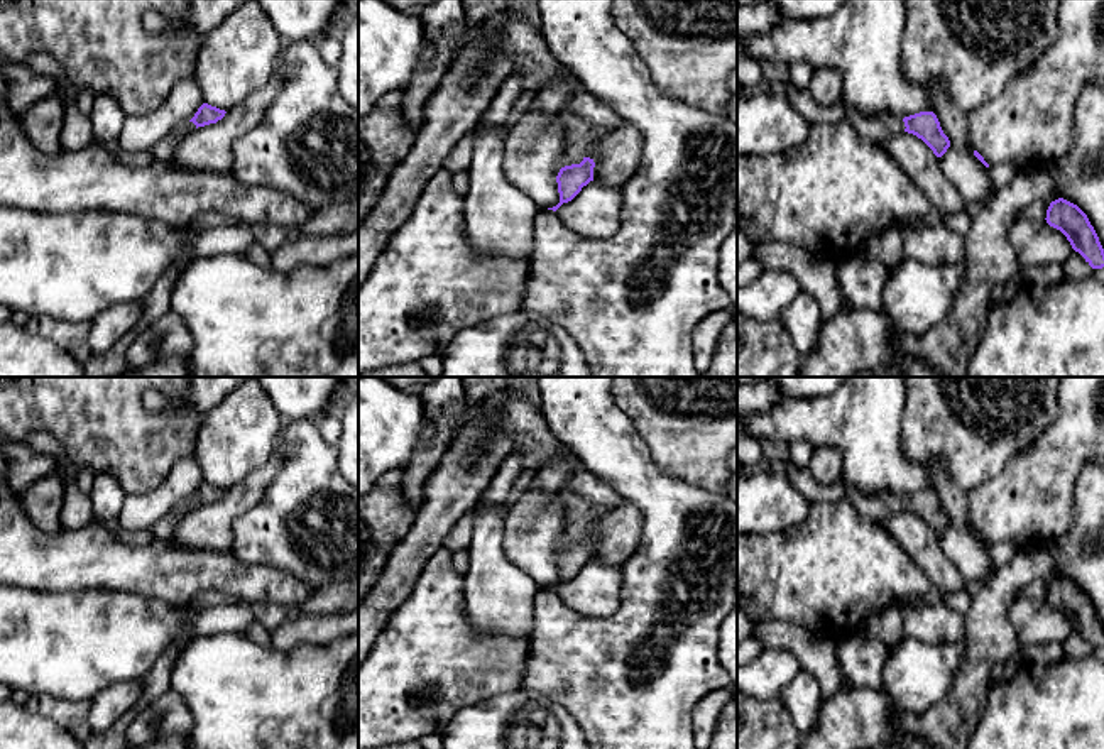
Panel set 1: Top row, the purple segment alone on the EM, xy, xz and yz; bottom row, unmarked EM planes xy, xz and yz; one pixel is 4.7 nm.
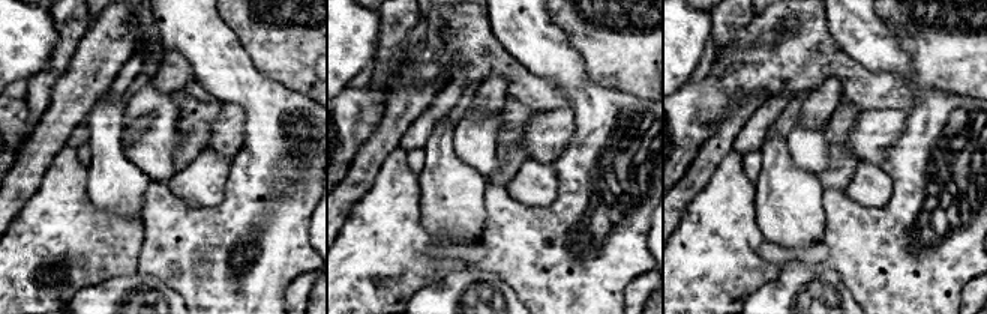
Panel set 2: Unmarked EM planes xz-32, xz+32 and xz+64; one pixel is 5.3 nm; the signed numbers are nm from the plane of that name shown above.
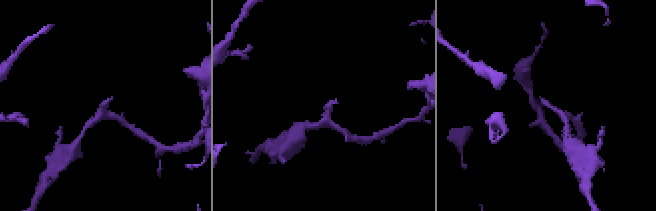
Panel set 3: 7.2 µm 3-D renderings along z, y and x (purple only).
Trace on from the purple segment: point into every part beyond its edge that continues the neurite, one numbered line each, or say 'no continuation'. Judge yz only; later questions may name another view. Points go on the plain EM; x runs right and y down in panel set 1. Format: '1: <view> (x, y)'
1: yz (876, 508)

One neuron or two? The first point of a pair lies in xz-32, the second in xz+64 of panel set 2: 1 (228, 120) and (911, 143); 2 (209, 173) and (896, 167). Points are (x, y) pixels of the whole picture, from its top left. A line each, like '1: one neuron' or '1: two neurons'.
1: two neurons
2: two neurons

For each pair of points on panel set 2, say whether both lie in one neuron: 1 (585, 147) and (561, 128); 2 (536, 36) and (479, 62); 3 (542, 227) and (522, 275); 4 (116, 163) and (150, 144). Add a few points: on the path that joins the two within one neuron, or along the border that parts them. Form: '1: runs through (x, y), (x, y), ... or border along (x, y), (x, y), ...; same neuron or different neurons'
1: border along (572, 107), (573, 134), (549, 163); different neurons
2: border along (489, 18), (489, 27), (495, 39), (531, 74); different neurons
3: runs through (542, 239), (542, 256), (534, 263); same neuron
4: border along (123, 123), (123, 153), (152, 181); different neurons

